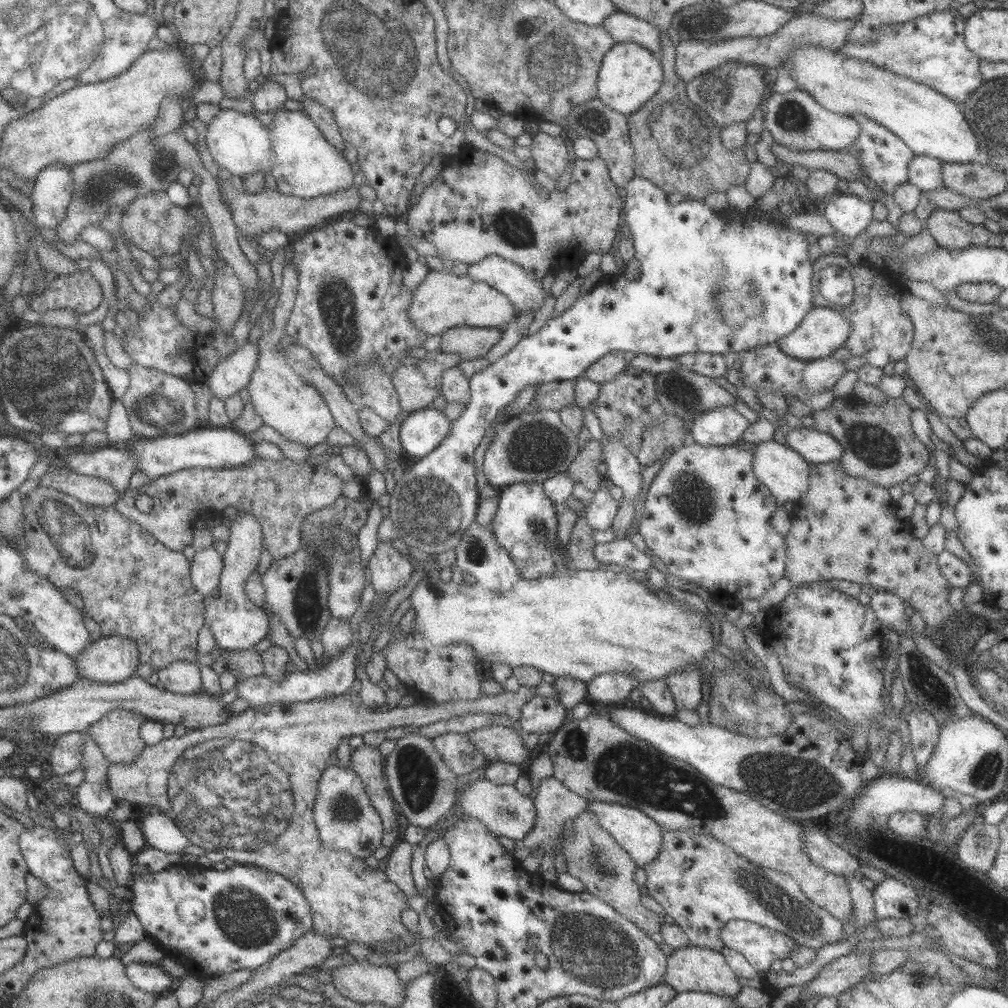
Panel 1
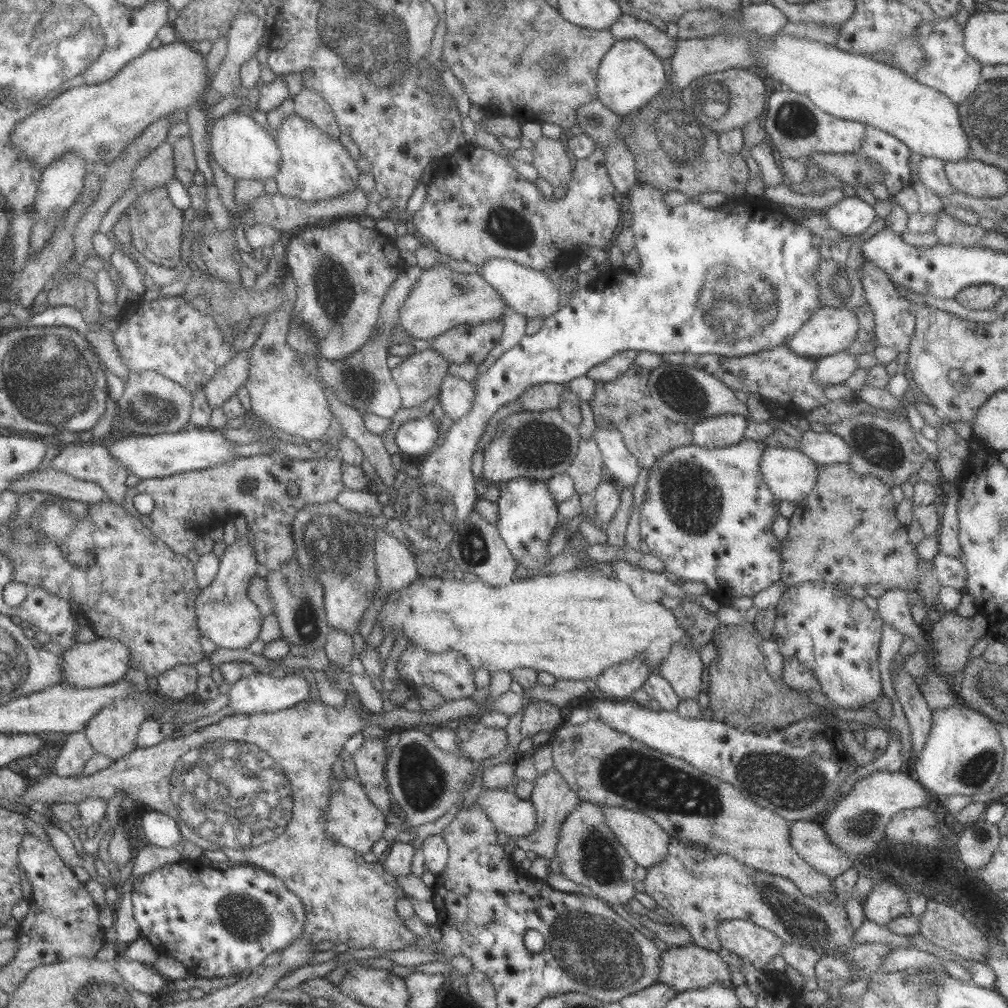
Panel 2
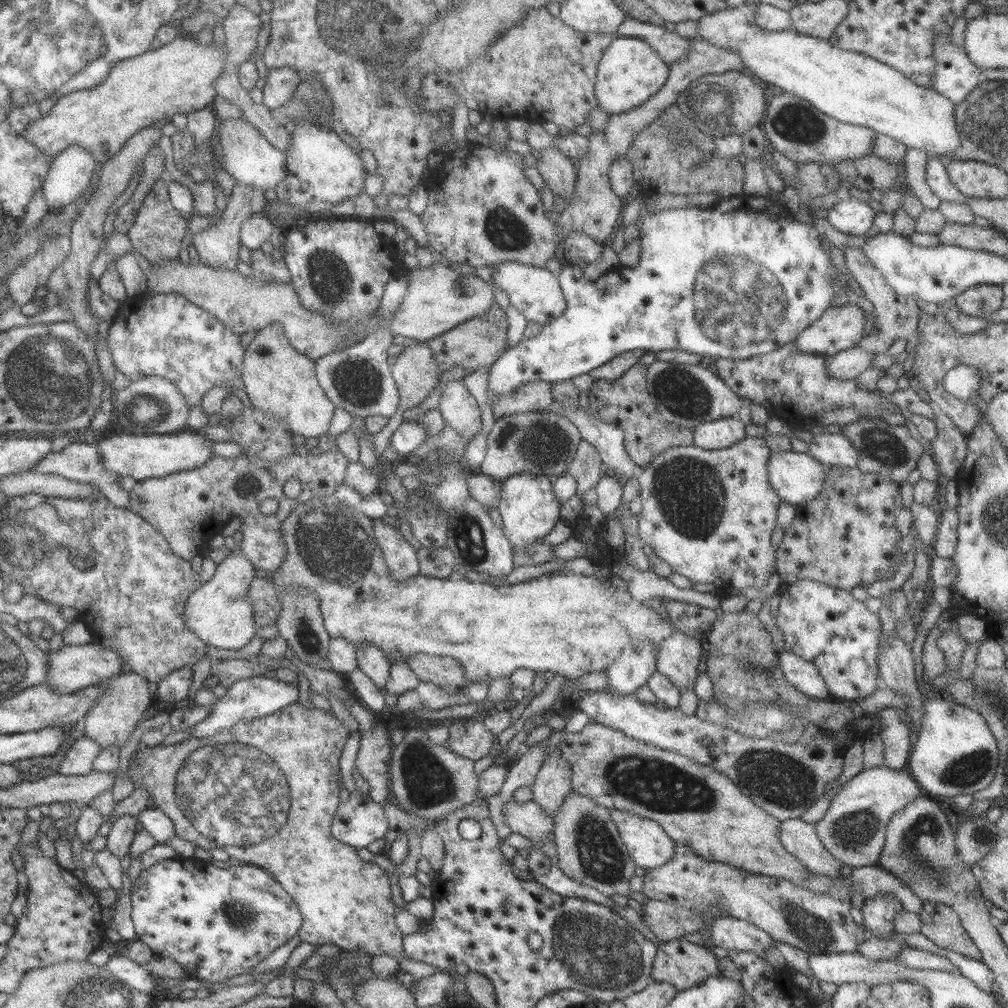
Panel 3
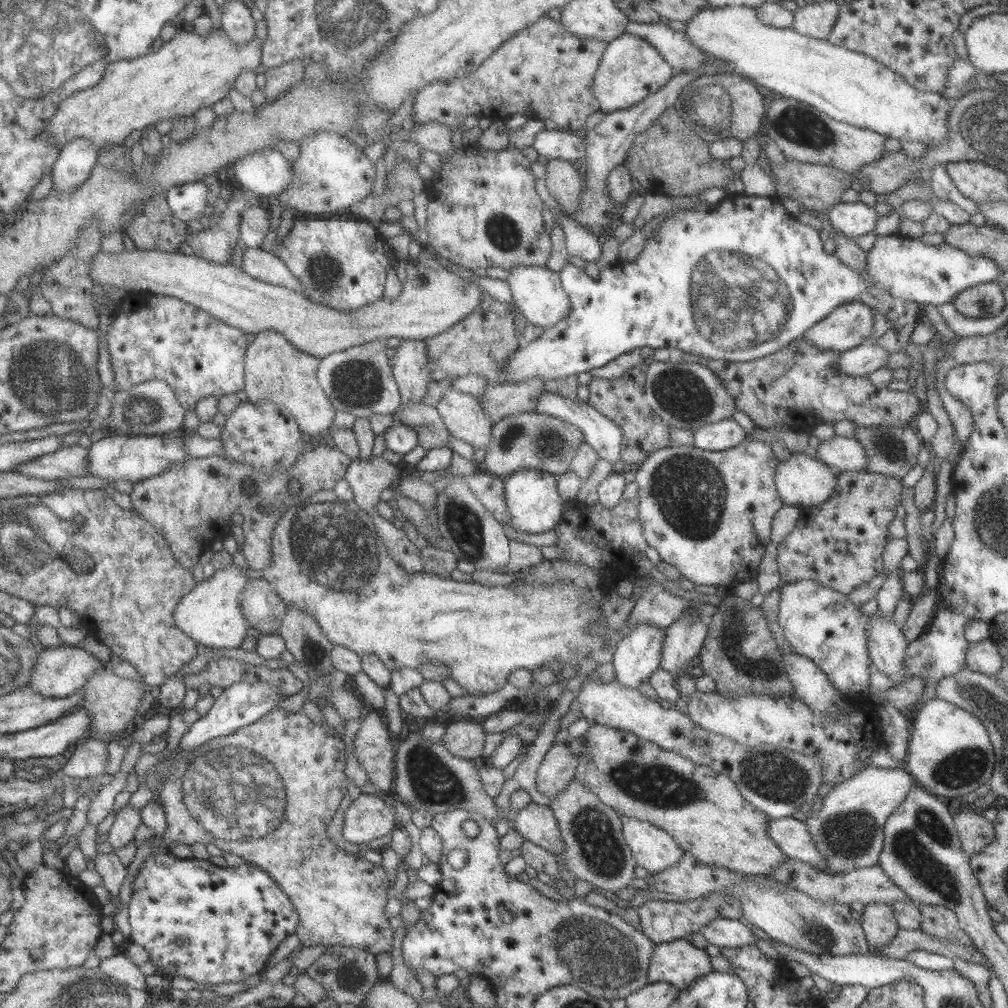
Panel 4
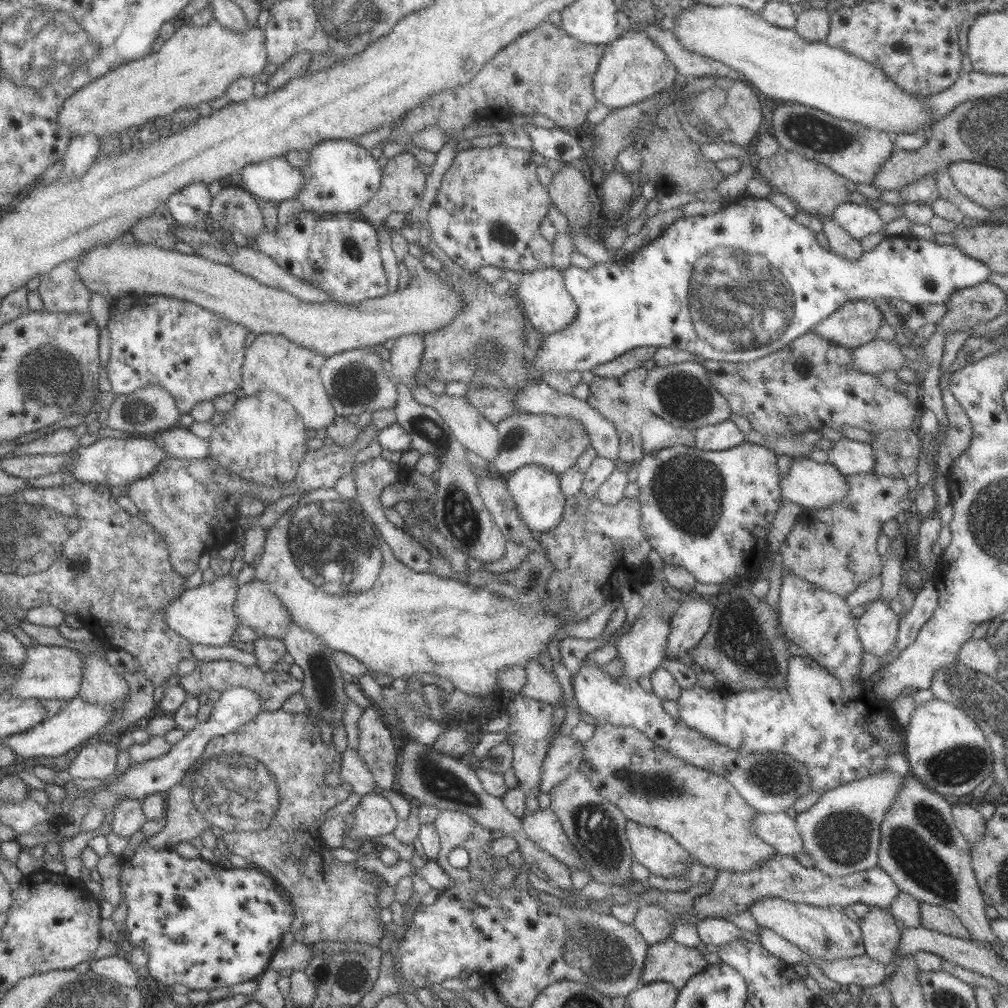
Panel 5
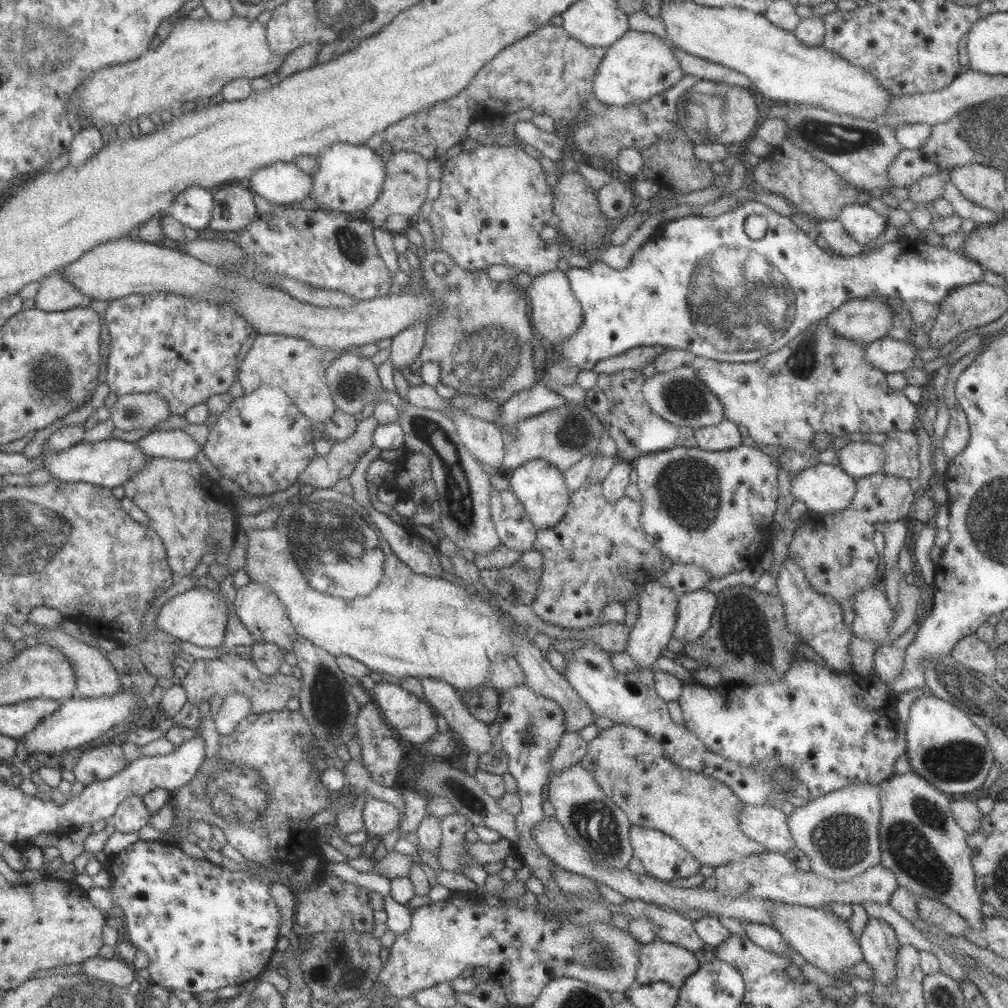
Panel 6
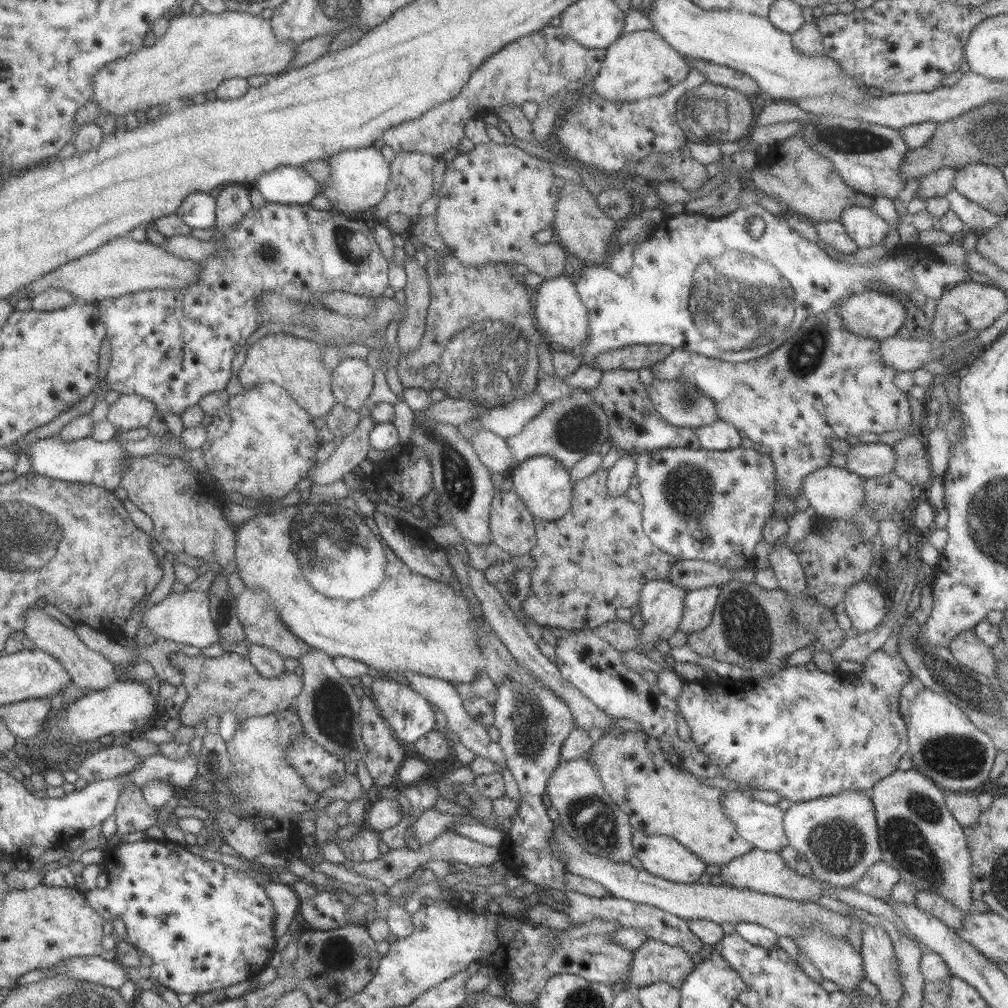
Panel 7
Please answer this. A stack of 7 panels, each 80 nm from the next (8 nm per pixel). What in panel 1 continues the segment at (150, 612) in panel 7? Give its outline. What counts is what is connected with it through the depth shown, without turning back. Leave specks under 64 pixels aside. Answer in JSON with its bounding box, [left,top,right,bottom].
[202,512,267,651]

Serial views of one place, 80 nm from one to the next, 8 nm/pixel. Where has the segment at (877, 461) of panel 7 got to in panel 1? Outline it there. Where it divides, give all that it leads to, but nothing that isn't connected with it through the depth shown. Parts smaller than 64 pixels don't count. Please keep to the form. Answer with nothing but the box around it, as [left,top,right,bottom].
[785,427,843,464]

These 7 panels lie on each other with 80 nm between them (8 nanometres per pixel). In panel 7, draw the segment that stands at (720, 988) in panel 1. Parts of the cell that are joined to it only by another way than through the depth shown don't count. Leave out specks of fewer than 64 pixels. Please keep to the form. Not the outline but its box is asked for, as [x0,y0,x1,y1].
[627,939,695,988]

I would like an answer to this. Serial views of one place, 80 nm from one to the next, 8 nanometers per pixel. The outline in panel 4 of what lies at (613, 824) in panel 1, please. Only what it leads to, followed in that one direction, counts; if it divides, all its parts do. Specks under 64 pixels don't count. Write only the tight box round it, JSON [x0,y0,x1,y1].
[620,815,684,874]

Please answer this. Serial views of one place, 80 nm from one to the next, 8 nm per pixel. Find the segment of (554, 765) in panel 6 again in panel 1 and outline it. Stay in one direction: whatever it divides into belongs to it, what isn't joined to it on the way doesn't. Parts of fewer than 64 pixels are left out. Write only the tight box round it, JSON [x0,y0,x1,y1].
[521,777,588,881]

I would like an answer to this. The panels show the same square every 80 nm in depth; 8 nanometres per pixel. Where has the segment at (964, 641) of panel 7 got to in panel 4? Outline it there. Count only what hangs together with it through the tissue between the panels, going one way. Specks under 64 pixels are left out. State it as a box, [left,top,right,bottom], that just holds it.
[964,639,1002,676]

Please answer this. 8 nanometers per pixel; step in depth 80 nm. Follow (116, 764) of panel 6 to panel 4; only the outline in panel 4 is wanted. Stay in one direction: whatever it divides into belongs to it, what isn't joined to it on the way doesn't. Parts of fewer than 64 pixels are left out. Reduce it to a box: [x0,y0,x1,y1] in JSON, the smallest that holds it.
[59,738,107,779]

